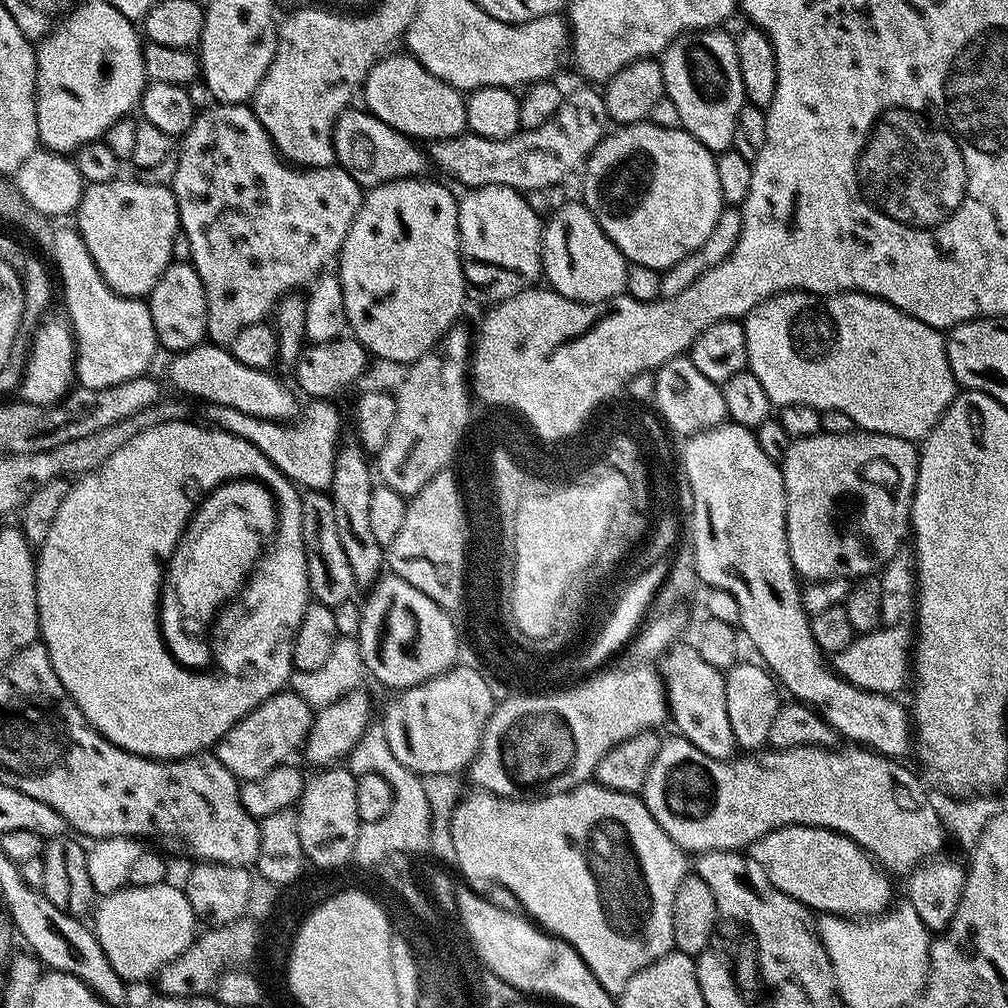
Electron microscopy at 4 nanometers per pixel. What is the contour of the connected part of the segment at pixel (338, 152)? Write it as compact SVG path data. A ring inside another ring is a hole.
M349 106L338 117L332 131L332 142L334 144L336 164L346 169L350 174L350 178L354 178L354 182L358 182L361 188L365 190L377 188L379 184L385 184L391 180L423 177L427 173L424 171L429 171L430 168L427 151L417 141L413 140L411 136L394 130L394 126L386 126L386 122L382 122L375 114L360 106Z

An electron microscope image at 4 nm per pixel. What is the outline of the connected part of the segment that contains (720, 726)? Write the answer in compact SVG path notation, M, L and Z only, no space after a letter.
M677 642L664 653L662 657L662 675L664 677L664 691L668 693L668 714L671 723L676 723L675 731L688 739L691 744L698 746L702 754L719 760L731 760L737 755L734 730L730 730L730 714L726 714L726 682L725 673L719 668L709 666L702 654L698 654L695 643Z

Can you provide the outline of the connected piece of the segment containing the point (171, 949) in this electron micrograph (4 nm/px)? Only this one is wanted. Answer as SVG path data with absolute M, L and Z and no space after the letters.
M165 882L158 886L119 888L114 894L97 899L94 905L95 916L94 931L98 942L110 962L110 966L114 966L116 973L126 982L132 982L132 980L151 981L156 973L162 970L162 966L174 962L174 958L178 958L178 954L187 950L198 935L198 921L186 898L184 889L177 885L175 888L172 882Z

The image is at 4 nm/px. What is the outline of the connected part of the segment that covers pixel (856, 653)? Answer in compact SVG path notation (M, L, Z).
M907 623L877 626L872 632L853 635L846 650L831 653L830 664L837 676L867 692L900 694L910 684L910 653L914 648L914 632Z

